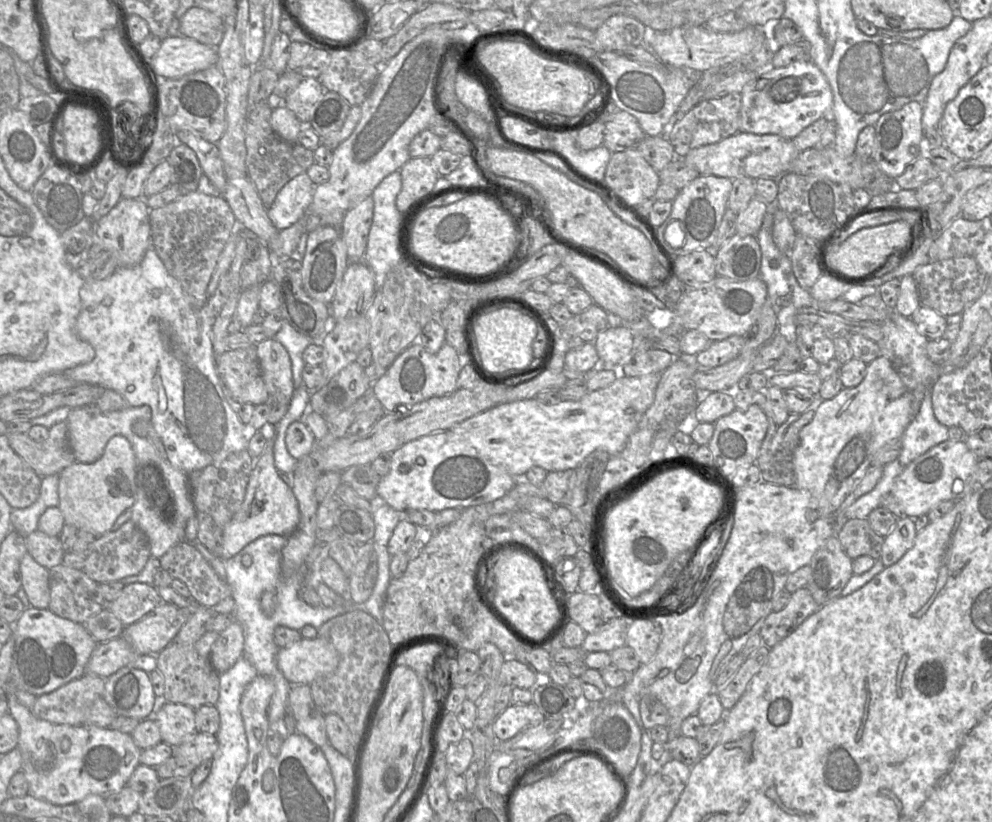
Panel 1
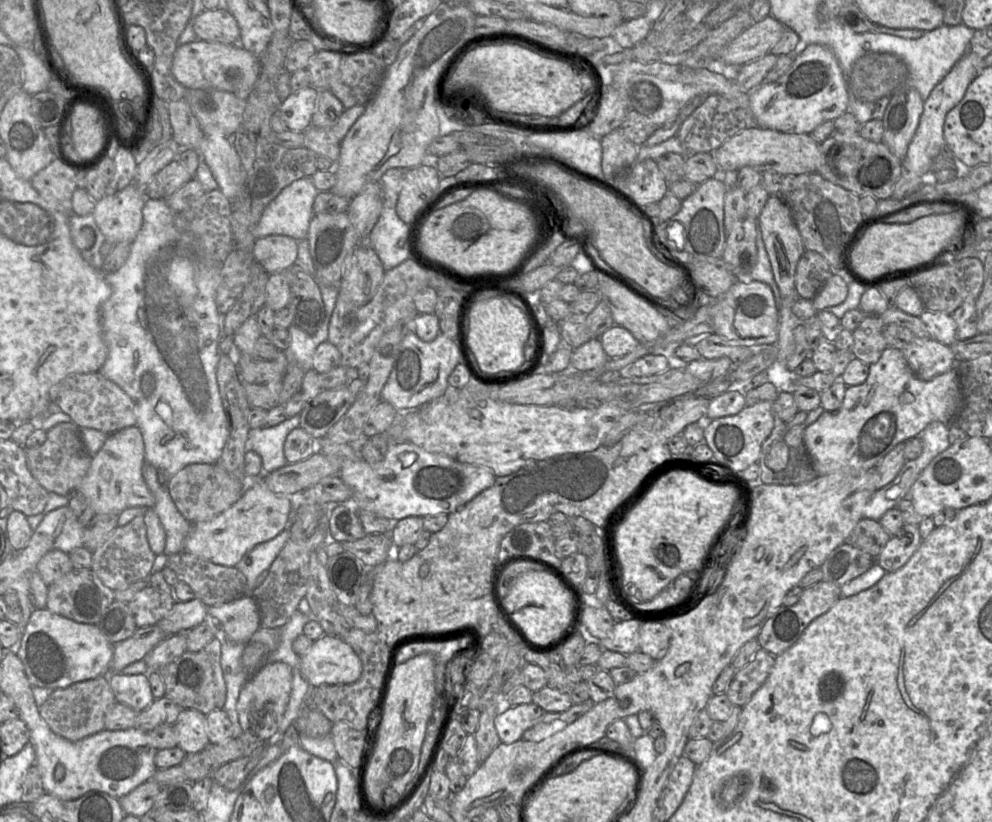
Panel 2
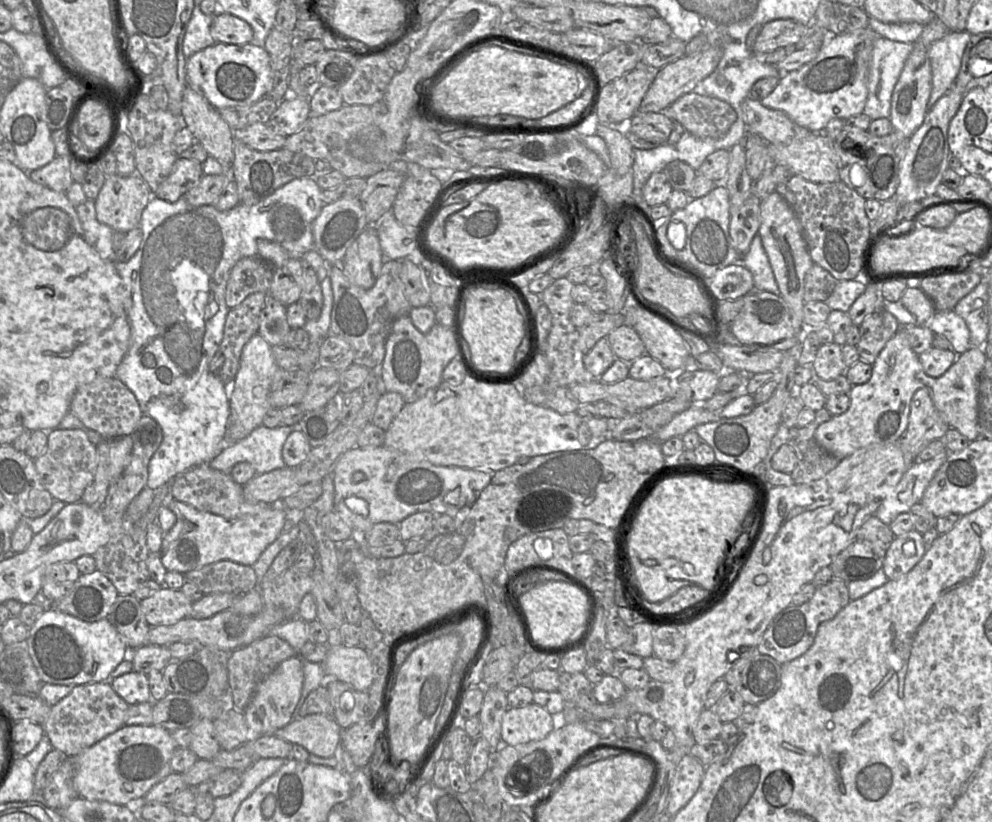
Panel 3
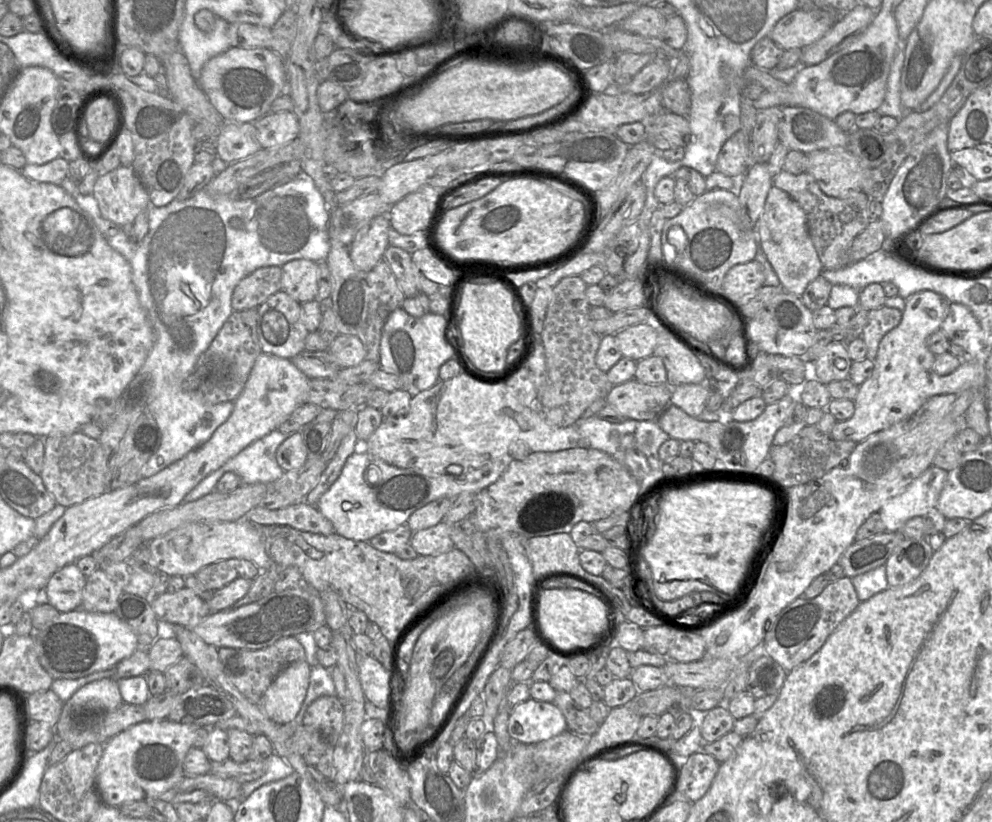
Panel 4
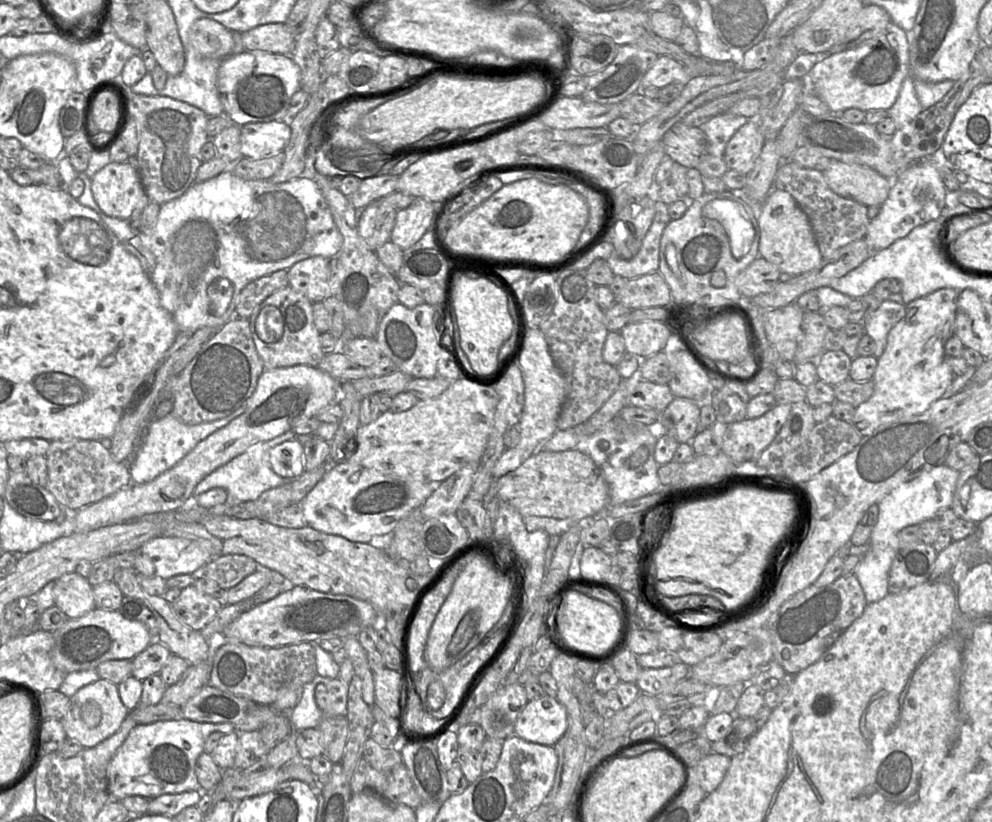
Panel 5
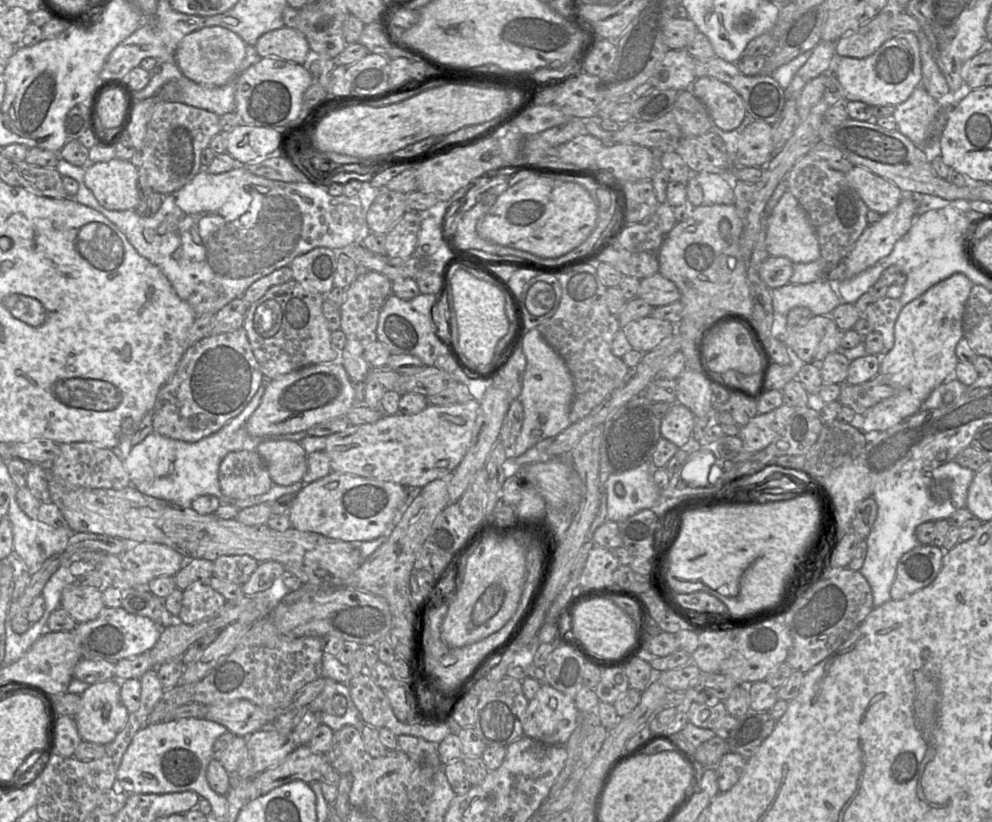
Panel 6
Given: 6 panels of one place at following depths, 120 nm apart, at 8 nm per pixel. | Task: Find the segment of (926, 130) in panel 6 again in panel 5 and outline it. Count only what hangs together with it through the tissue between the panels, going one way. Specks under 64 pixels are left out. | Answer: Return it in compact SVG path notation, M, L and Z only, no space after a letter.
M908 75L901 86L895 104L889 110L889 117L894 121L896 130L904 127L923 111L916 95L914 78Z

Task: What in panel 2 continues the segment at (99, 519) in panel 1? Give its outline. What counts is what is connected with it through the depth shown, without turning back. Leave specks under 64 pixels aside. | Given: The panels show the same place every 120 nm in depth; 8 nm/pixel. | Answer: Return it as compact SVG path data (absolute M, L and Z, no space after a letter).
M130 426L109 434L102 448L92 456L90 467L76 488L96 514L119 515L129 507L154 507L155 498L143 478L144 440L140 428Z

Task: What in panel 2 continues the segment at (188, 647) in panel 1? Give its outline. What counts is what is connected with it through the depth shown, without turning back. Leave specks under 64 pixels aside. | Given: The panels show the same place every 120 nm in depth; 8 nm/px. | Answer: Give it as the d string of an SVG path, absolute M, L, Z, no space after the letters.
M215 636L204 648L197 652L185 651L172 662L157 671L165 684L165 697L183 709L194 709L203 714L222 709L227 688L221 668L222 637Z

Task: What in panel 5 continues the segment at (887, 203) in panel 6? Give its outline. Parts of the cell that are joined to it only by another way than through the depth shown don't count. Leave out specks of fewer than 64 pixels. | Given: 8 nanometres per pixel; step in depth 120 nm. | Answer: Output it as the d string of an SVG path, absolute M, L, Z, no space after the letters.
M831 161L829 167L822 172L833 192L839 196L853 199L865 206L881 206L887 199L891 188L892 181L890 179L866 165Z

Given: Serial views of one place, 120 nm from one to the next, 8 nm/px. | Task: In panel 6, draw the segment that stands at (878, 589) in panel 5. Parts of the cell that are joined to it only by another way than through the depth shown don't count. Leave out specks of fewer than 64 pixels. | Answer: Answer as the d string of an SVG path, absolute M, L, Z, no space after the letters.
M954 460L940 467L920 470L900 470L894 477L880 483L872 494L877 503L877 517L867 536L867 554L860 572L869 583L874 609L891 601L890 590L900 558L918 545L915 530L927 521L947 519L960 508L966 507L968 488L975 472Z

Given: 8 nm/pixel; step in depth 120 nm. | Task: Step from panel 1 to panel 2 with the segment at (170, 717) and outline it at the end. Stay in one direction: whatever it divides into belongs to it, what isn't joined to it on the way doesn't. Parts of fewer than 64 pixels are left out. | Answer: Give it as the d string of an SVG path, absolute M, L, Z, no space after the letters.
M183 709L173 724L177 735L177 747L186 754L203 751L209 744L206 715L194 709Z

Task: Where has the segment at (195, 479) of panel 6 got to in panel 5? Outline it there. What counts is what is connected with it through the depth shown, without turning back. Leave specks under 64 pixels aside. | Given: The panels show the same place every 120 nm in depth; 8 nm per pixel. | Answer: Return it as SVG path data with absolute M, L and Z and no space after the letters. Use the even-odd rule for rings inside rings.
M246 403L242 404L230 415L211 422L188 425L171 413L161 419L154 420L146 429L146 436L141 445L136 449L132 459L128 463L131 477L131 484L144 484L154 480L157 476L175 466L182 460L195 446L206 439L217 430L227 426L233 419L243 414L246 410ZM289 430L271 440L250 446L245 452L202 479L195 487L192 497L199 496L211 488L221 487L228 493L227 503L234 505L246 501L256 501L266 490L290 483L293 479L283 478L272 470L269 462L269 450L294 438L296 438L296 434L292 430Z

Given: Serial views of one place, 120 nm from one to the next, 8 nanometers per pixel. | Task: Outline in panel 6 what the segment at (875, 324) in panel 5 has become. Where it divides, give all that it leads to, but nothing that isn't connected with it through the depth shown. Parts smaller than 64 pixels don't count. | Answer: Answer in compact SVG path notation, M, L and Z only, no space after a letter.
M884 297L872 304L861 316L883 338L884 347L880 355L888 353L894 346L894 325L902 308L899 299Z

